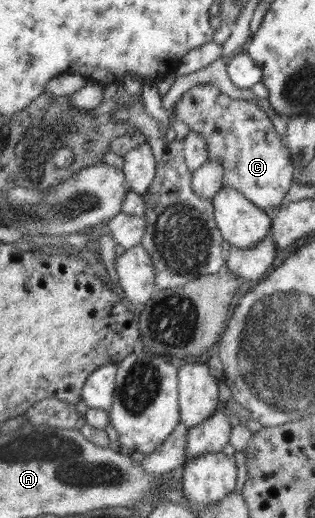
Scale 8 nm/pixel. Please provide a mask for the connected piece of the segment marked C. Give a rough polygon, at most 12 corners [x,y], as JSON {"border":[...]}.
{"border":[[209,83],[177,119],[204,136],[224,187],[266,213],[296,171],[268,114]]}

